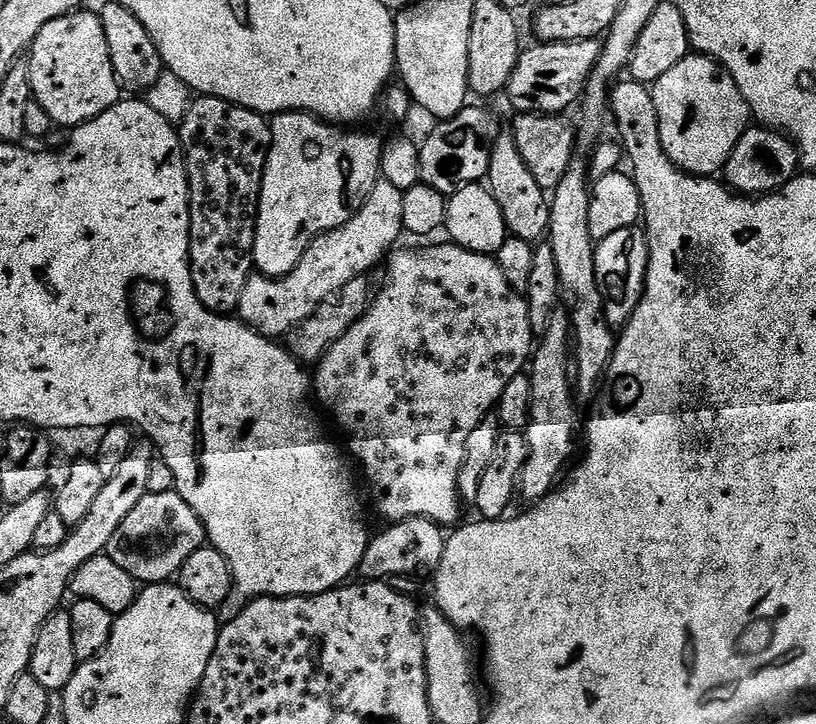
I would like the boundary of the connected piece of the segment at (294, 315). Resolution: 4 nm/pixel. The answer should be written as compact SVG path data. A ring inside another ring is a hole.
M386 179L376 181L374 190L370 190L370 198L342 226L324 232L302 254L298 266L290 270L290 274L273 278L253 274L246 282L246 290L242 290L242 302L238 309L239 319L243 320L256 332L273 338L287 337L306 318L310 318L318 310L318 306L327 304L341 292L354 278L368 276L376 263L383 261L397 247L400 236L405 235L402 222L402 198L404 193Z

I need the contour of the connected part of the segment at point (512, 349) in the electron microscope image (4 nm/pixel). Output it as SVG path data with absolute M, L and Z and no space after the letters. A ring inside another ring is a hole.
M443 242L433 248L420 248L417 252L400 252L396 250L387 257L388 273L384 276L384 285L379 285L373 295L366 314L330 350L314 368L314 396L317 401L332 404L332 412L338 423L344 427L344 432L352 441L347 451L360 459L360 464L376 479L376 488L380 491L380 512L388 522L395 522L420 517L432 520L439 526L455 525L461 519L460 487L458 480L462 474L462 466L466 458L466 440L474 430L474 426L482 423L486 417L499 405L500 395L506 390L510 378L521 375L529 363L534 351L534 335L530 326L528 301L519 292L515 292L506 282L506 274L496 265L495 259L482 254L474 254L470 250L460 248L457 244Z

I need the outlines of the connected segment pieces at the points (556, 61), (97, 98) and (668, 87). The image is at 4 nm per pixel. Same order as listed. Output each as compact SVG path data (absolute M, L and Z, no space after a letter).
M578 40L575 44L536 42L533 45L533 48L525 47L521 51L506 89L506 97L516 107L517 113L538 112L542 116L567 113L567 108L585 95L588 80L602 51L601 41Z
M77 10L46 22L26 60L35 103L50 114L53 125L60 127L61 124L65 130L85 124L122 99L122 89L110 62L110 50L106 50L106 34L102 34L100 17L95 11L84 11Z
M689 54L678 62L678 66L662 74L656 84L651 85L650 95L656 107L656 120L660 124L660 141L669 158L691 176L712 178L723 173L726 162L734 154L734 146L738 146L742 134L750 126L746 98L742 98L742 90L738 90L727 70L709 56Z

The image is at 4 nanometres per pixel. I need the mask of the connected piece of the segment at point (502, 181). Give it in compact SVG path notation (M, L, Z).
M501 131L498 142L490 156L490 166L486 177L486 186L494 194L498 206L502 206L502 218L506 218L506 226L511 235L540 242L548 235L550 226L550 200L546 190L538 186L534 174L530 174L530 166L522 162L522 154L518 154L516 139L511 131Z

